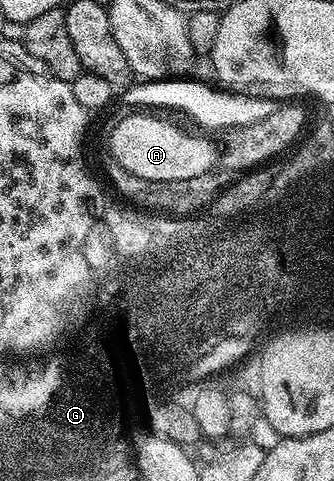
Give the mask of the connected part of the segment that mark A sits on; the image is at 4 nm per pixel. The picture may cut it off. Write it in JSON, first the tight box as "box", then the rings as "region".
{"box":[110,114,221,180],"region":[[[143,114],[147,116],[127,116],[111,132],[111,154],[110,159],[120,163],[125,170],[139,178],[149,180],[179,180],[197,178],[198,175],[210,173],[221,160],[220,149],[215,149],[215,144],[210,140],[210,135],[200,134],[198,131],[186,132],[167,120],[162,120],[159,114]]]}

